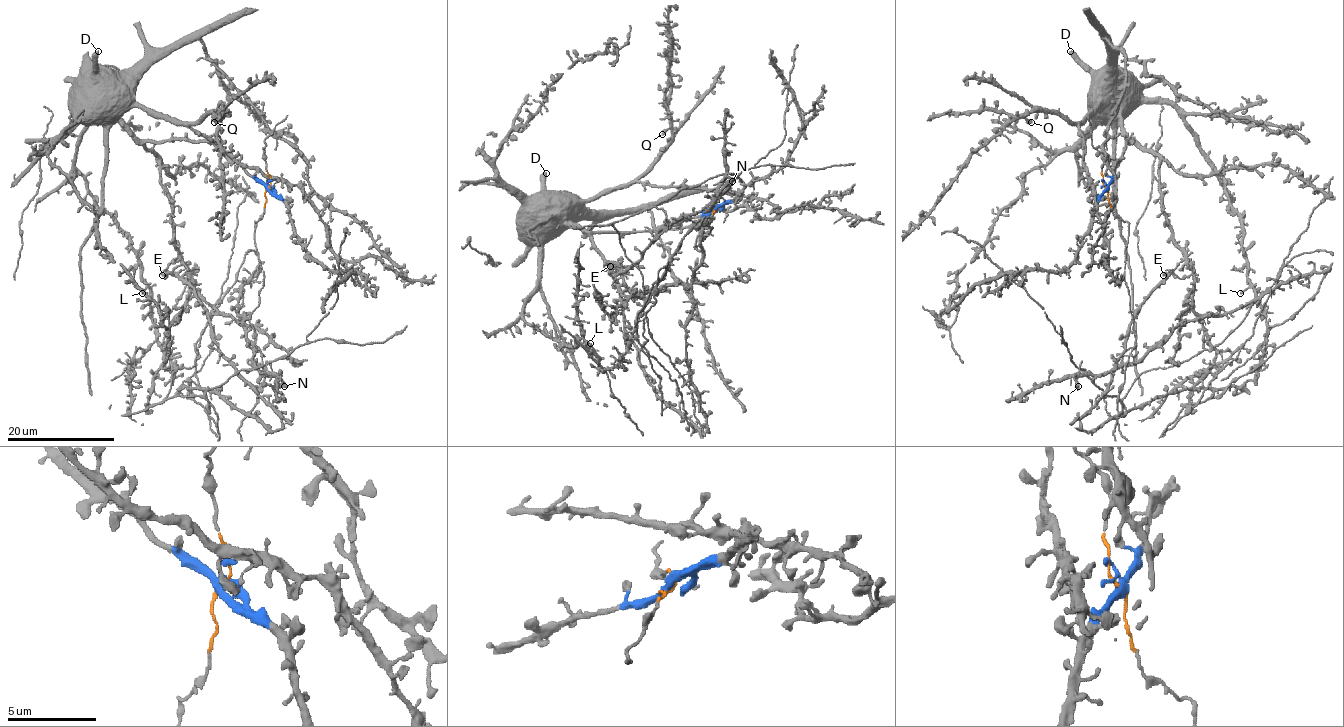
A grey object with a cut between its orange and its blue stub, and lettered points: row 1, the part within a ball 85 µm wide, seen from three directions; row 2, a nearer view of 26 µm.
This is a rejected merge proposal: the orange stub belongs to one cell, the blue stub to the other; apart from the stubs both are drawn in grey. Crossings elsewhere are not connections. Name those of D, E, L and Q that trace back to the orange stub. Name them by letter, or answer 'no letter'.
E

